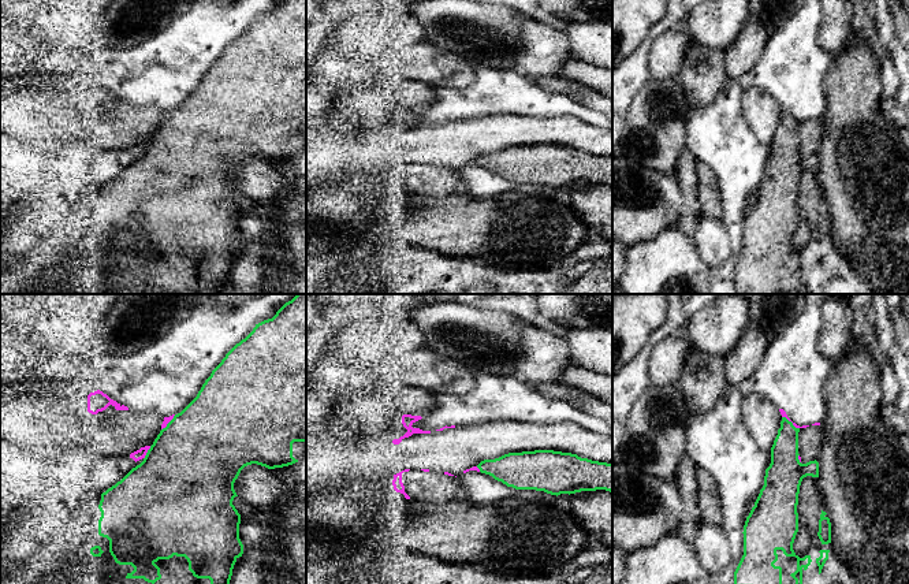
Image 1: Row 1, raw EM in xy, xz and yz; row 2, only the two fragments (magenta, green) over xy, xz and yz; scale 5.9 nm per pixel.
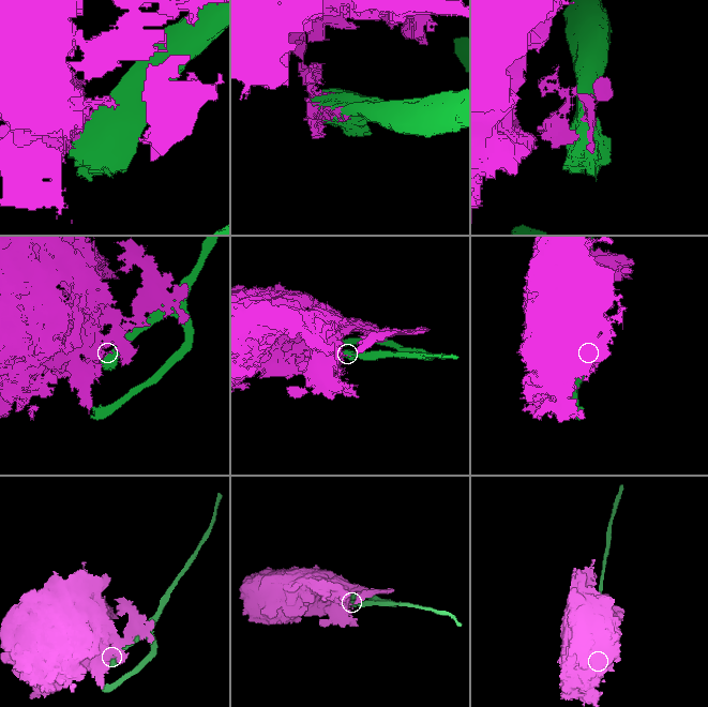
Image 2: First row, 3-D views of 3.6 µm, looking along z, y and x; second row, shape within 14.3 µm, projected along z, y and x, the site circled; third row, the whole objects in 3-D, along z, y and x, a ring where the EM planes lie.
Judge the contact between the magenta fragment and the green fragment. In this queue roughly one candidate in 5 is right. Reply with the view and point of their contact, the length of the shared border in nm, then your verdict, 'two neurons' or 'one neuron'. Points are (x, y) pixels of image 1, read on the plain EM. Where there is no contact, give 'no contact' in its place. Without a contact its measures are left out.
contact xy (146, 145); length 90 nm; two neurons

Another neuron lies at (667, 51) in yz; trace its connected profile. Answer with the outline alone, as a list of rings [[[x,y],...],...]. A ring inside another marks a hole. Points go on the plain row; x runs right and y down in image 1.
[[[685,16],[653,40],[648,56],[649,77],[652,79],[677,78],[689,42],[690,34]]]

